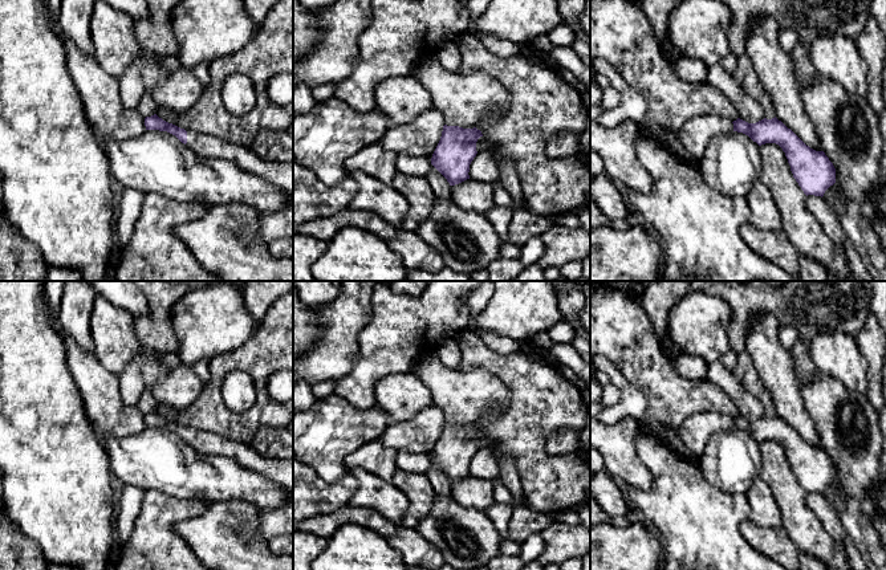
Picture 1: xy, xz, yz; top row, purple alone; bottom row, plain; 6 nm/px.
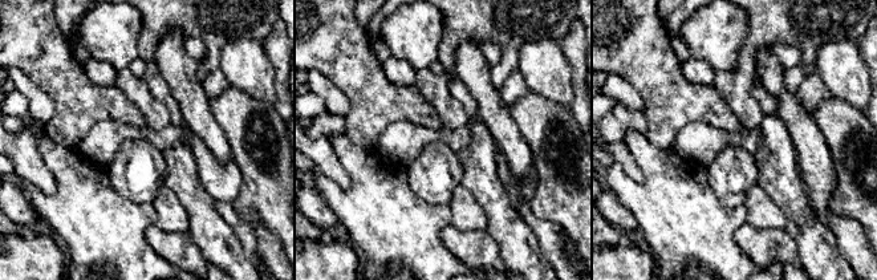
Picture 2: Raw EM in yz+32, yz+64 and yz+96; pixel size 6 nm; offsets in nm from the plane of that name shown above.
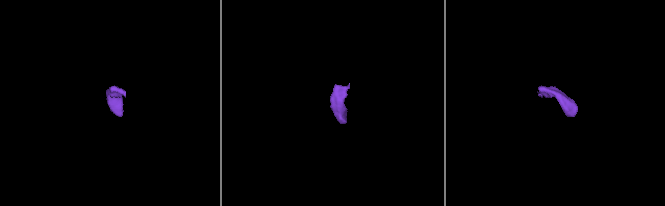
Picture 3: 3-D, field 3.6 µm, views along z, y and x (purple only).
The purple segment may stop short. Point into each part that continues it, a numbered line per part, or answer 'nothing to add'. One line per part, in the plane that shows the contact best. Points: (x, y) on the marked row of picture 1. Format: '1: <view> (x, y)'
1: xz (463, 101)

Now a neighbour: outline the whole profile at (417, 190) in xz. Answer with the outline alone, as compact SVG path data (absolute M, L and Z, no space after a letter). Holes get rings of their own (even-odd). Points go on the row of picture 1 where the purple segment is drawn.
M397 172L391 186L409 203L409 212L399 228L415 231L428 217L435 203L435 195L428 180L418 175Z

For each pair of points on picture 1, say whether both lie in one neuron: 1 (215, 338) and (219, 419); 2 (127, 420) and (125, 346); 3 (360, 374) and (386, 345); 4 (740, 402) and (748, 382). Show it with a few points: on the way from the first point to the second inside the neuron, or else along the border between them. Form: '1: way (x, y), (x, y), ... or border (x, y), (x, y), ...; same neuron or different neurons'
1: border (246, 342), (232, 350), (216, 354), (210, 361); different neurons
2: border (96, 354), (98, 361), (118, 377); different neurons
3: way (366, 367), (382, 351); same neuron
4: border (730, 371), (760, 403), (764, 414); different neurons

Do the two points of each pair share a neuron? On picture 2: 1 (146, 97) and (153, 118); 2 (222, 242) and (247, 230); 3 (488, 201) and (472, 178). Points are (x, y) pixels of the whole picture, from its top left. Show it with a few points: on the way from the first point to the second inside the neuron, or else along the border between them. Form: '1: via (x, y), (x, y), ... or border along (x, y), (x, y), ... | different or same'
1: via (146, 102), (153, 113) | same
2: border along (216, 210), (238, 239), (243, 252), (252, 262) | different
3: via (488, 195), (478, 183) | same

